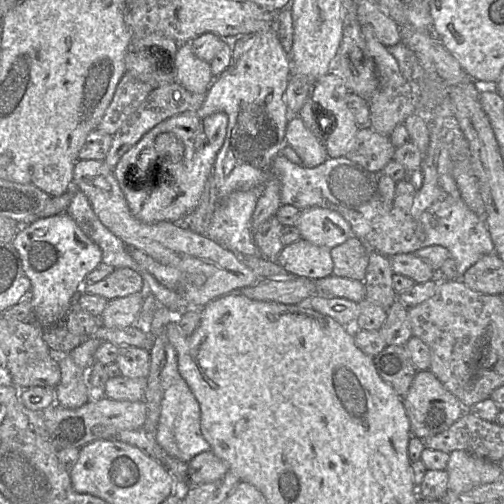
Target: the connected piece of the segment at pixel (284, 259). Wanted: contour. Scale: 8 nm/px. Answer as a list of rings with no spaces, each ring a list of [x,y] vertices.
[[[303,238],[284,246],[275,260],[287,273],[299,277],[316,280],[333,274],[330,249]]]

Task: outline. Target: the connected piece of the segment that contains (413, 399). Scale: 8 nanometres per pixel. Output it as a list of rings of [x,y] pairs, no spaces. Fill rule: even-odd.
[[[429,369],[417,372],[403,402],[410,420],[411,435],[420,439],[447,430],[467,410]]]

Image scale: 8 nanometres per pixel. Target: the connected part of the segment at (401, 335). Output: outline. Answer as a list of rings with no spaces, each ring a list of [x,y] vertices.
[[[398,299],[387,311],[387,318],[380,328],[387,345],[405,345],[412,337],[408,308]]]

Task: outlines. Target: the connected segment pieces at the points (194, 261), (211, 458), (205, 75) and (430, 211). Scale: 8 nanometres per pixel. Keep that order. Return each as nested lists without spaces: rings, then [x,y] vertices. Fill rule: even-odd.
[[[78,160],[73,171],[73,186],[87,196],[101,222],[127,247],[139,249],[156,261],[180,271],[181,276],[174,290],[189,308],[203,308],[213,299],[254,285],[260,279],[236,253],[191,231],[183,223],[146,223],[137,219],[128,206],[114,170],[105,160]]]
[[[211,450],[197,454],[188,463],[188,483],[190,486],[211,483],[222,478],[228,467]]]
[[[190,42],[179,45],[175,65],[179,84],[193,93],[207,93],[215,78],[210,63],[194,54]]]
[[[422,103],[415,113],[426,123],[430,144],[428,150],[422,155],[419,174],[415,179],[416,196],[409,212],[404,212],[394,205],[387,205],[378,189],[378,173],[370,172],[358,163],[345,156],[327,158],[322,164],[309,168],[304,165],[295,164],[285,156],[277,155],[268,172],[268,176],[277,177],[281,182],[281,204],[292,205],[299,210],[312,207],[327,208],[338,212],[350,224],[352,231],[368,249],[375,250],[387,257],[396,254],[415,253],[417,250],[441,245],[451,254],[457,265],[458,278],[462,279],[464,273],[474,265],[482,256],[496,253],[495,245],[485,222],[485,218],[475,214],[464,202],[452,174],[452,161],[445,143],[448,130],[445,126],[436,123],[431,111]]]

